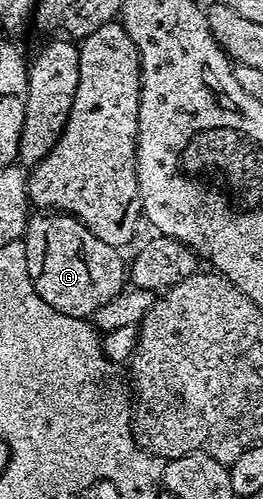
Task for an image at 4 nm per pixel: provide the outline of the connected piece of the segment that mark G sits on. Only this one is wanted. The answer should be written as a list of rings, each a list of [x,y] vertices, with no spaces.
[[[55,210],[36,215],[29,219],[22,239],[28,283],[46,306],[54,306],[56,312],[70,318],[91,318],[98,306],[125,291],[126,260],[120,257],[121,249],[102,242],[102,238],[94,238],[76,216]]]

